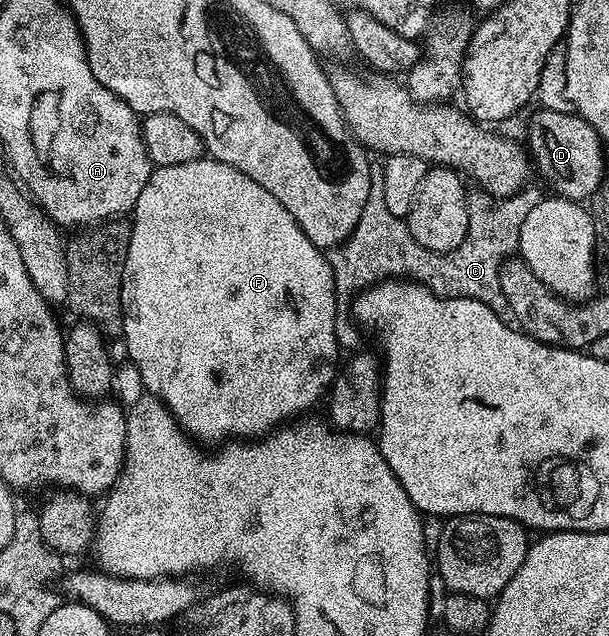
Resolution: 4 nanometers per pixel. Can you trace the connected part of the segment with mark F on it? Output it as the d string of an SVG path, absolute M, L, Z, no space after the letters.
M201 159L194 163L178 163L178 167L156 167L153 168L146 187L142 187L142 195L138 195L136 208L130 214L130 224L129 249L125 257L124 274L121 279L121 311L124 314L122 340L128 345L127 360L136 368L136 373L140 376L141 383L148 388L145 390L151 396L158 397L164 402L164 406L175 417L177 426L183 429L189 438L195 439L197 442L216 441L215 443L227 443L233 439L259 439L271 433L273 429L291 422L301 415L307 414L304 412L320 396L321 400L329 392L330 386L335 381L338 372L336 356L341 356L342 353L340 346L336 343L336 332L334 331L334 319L336 318L336 284L334 283L332 268L328 262L325 250L318 248L314 243L310 243L310 239L306 239L306 231L302 231L302 227L298 227L294 215L290 215L290 211L286 211L286 207L282 207L282 203L278 203L278 199L274 199L274 195L270 195L270 191L266 191L266 187L258 187L258 183L254 183L254 179L250 179L250 175L242 175L242 171L238 171L221 161L211 159Z

